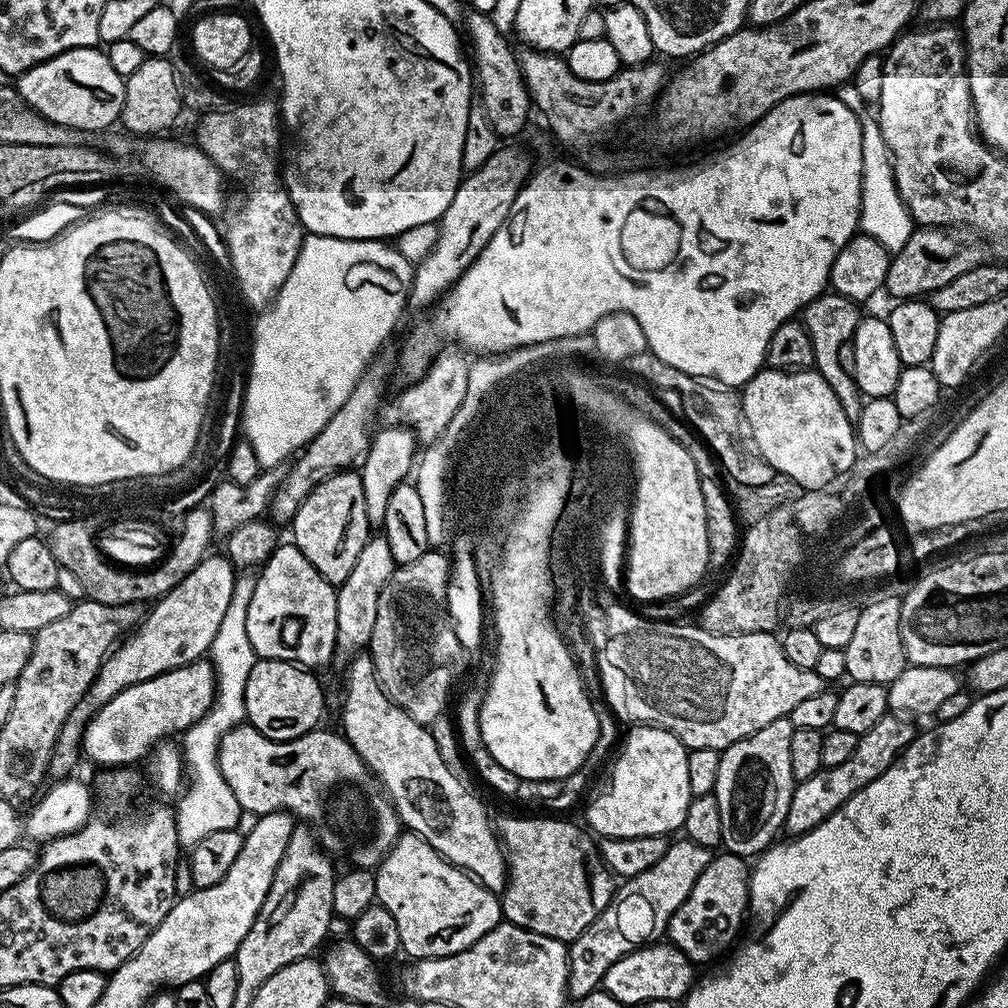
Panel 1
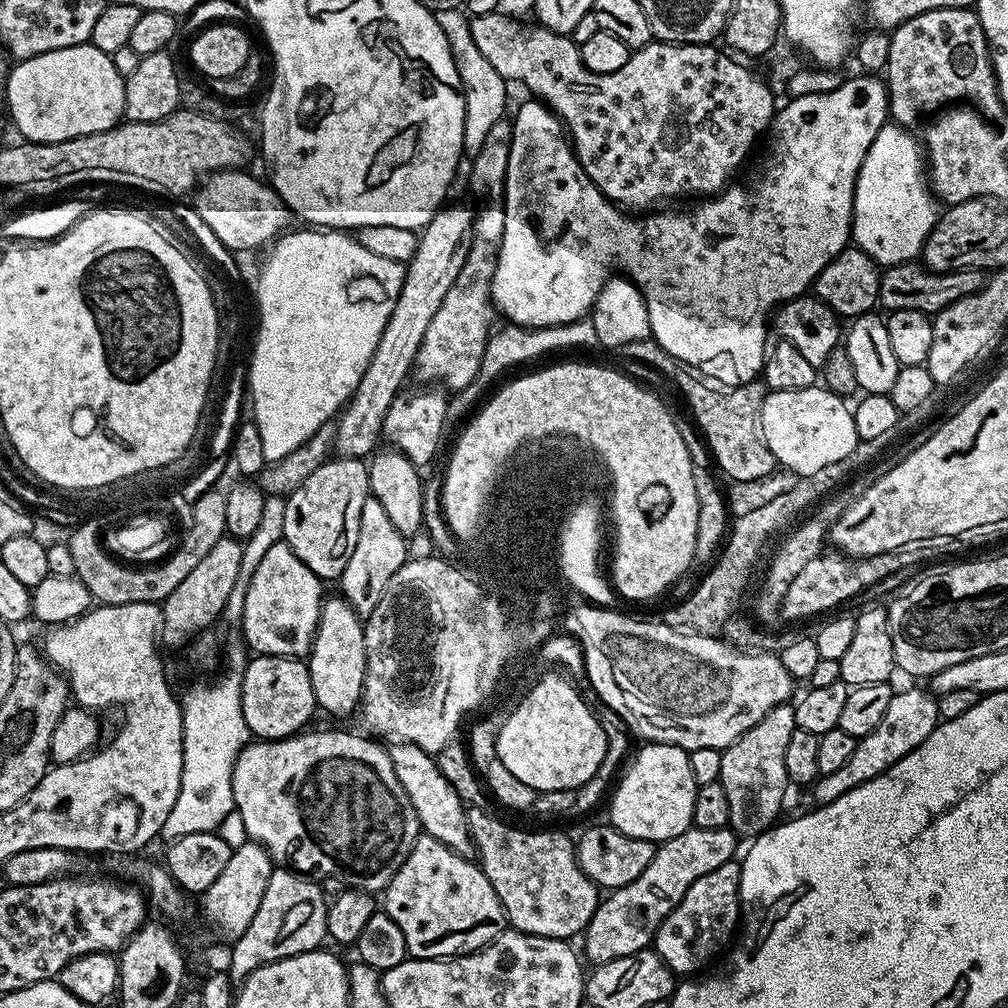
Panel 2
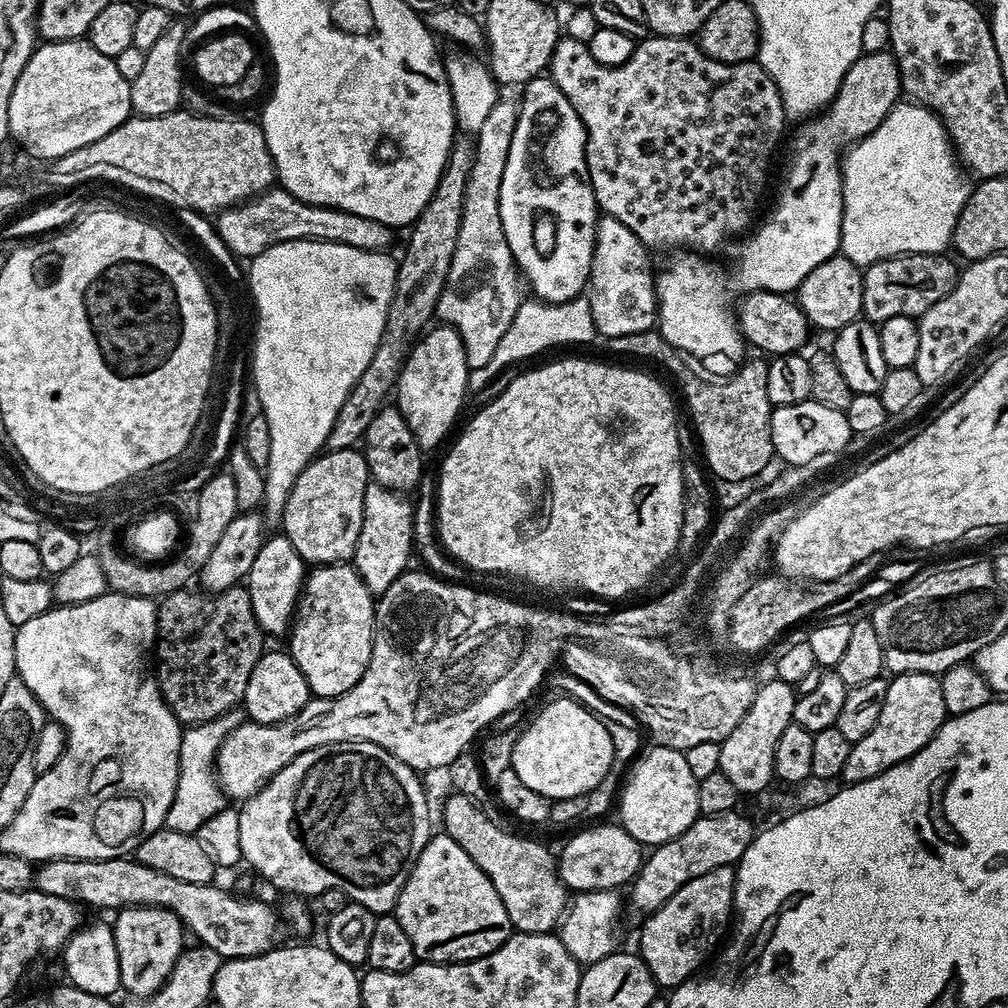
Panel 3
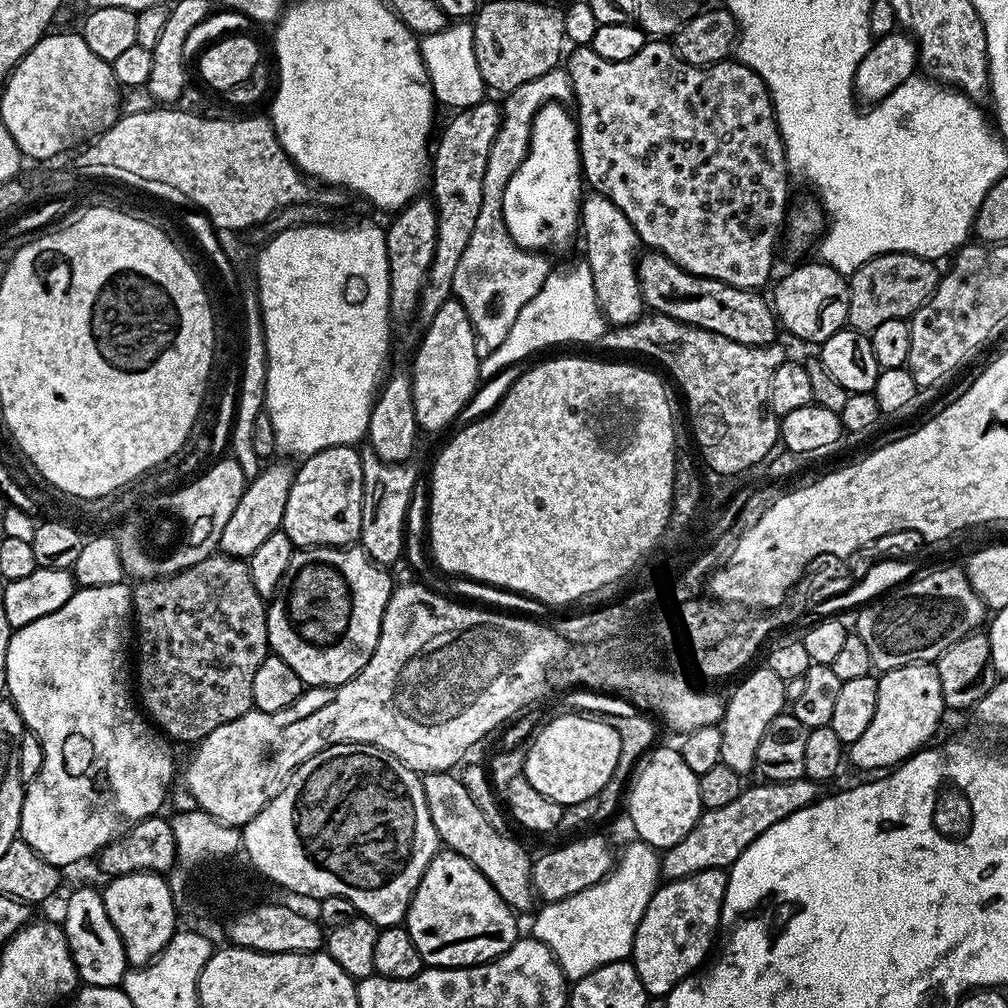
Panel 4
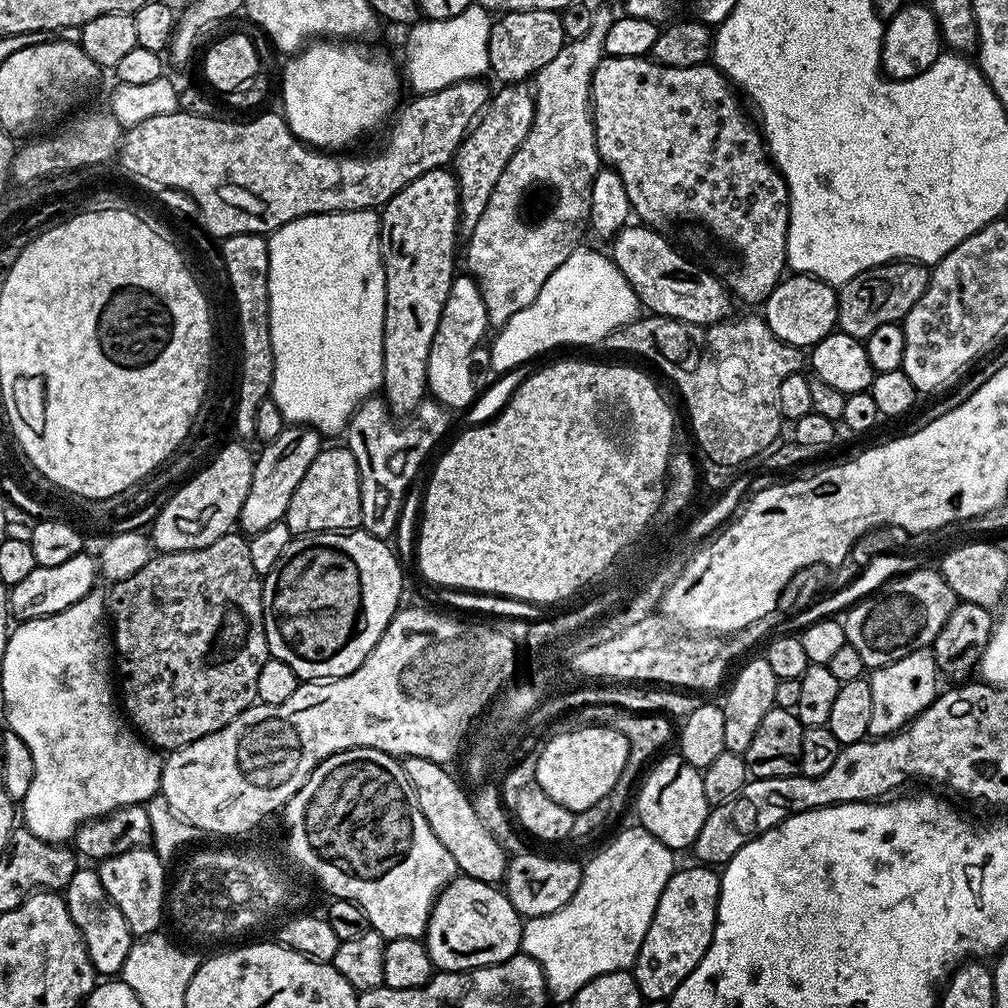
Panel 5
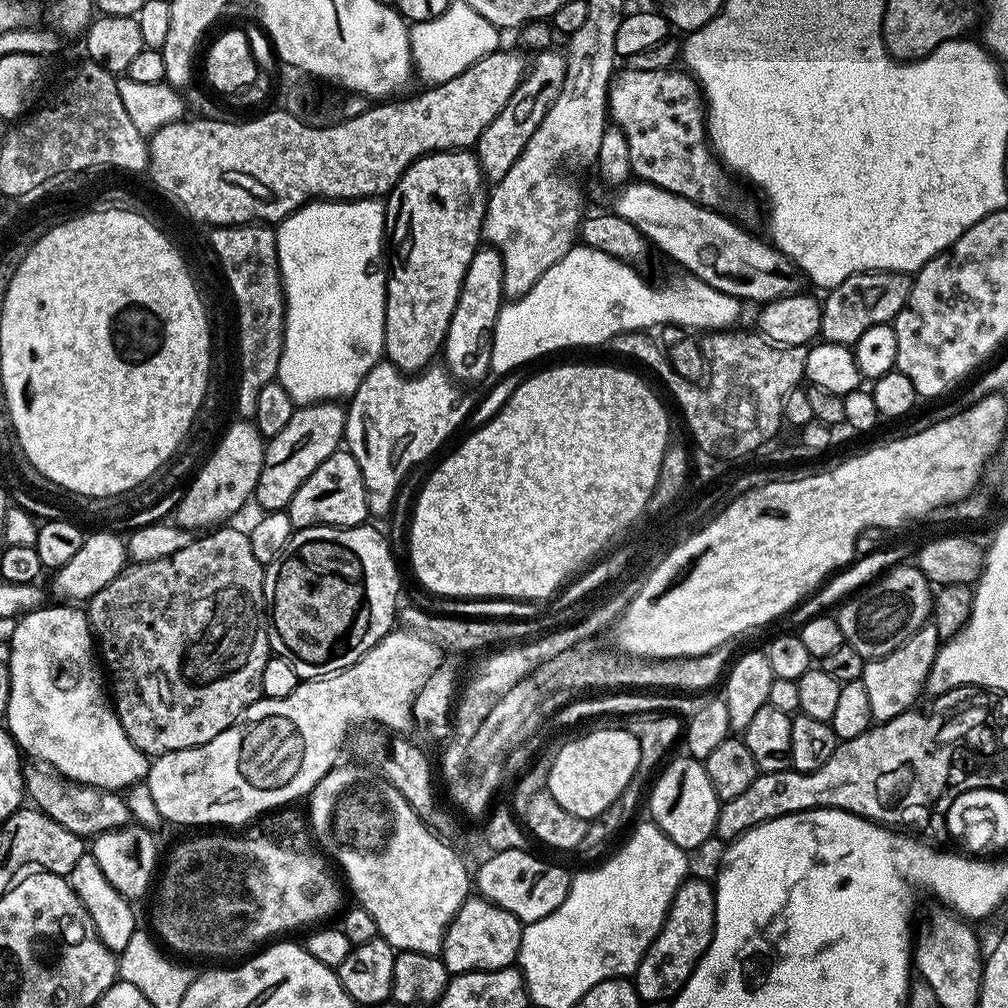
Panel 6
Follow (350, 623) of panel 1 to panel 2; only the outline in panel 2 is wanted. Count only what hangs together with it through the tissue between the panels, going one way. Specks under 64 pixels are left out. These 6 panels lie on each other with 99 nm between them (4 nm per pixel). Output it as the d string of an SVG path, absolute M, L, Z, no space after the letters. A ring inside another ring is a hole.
M369 494L366 502L362 502L362 522L358 522L358 546L354 546L354 554L350 554L350 562L346 562L346 570L338 577L339 591L348 605L362 618L366 618L378 606L382 599L382 590L386 590L386 582L406 561L408 556L408 543L406 537L394 528L386 514L382 502Z

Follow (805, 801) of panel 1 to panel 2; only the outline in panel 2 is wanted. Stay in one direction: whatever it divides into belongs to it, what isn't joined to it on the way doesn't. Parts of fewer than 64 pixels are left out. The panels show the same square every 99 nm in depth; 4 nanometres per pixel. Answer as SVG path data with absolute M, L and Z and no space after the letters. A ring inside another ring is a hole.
M908 688L905 692L897 691L890 698L890 706L886 706L886 714L882 714L882 722L878 722L878 726L874 726L870 734L857 739L854 755L841 768L834 770L834 774L820 776L816 783L811 785L810 792L816 799L815 803L829 804L842 798L842 794L870 782L870 778L878 778L878 774L894 766L894 762L906 758L910 750L922 746L922 742L926 742L926 738L935 730L939 720L938 700L931 691L923 692L920 688Z

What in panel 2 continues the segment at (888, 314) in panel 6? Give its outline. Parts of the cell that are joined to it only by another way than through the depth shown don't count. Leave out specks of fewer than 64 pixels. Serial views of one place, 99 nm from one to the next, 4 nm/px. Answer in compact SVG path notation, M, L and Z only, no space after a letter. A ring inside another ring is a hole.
M905 262L885 267L880 274L879 307L888 312L918 310L935 314L962 298L979 292L986 276L979 268L956 268L953 272L929 272L920 262Z

